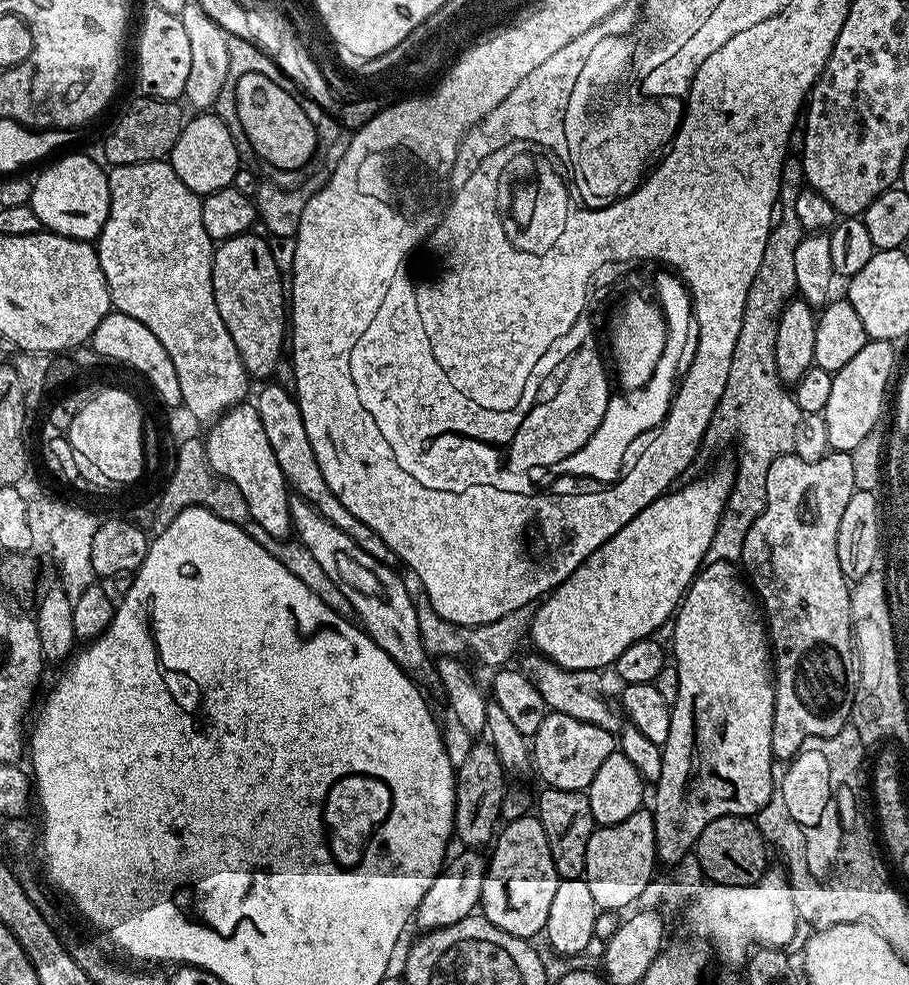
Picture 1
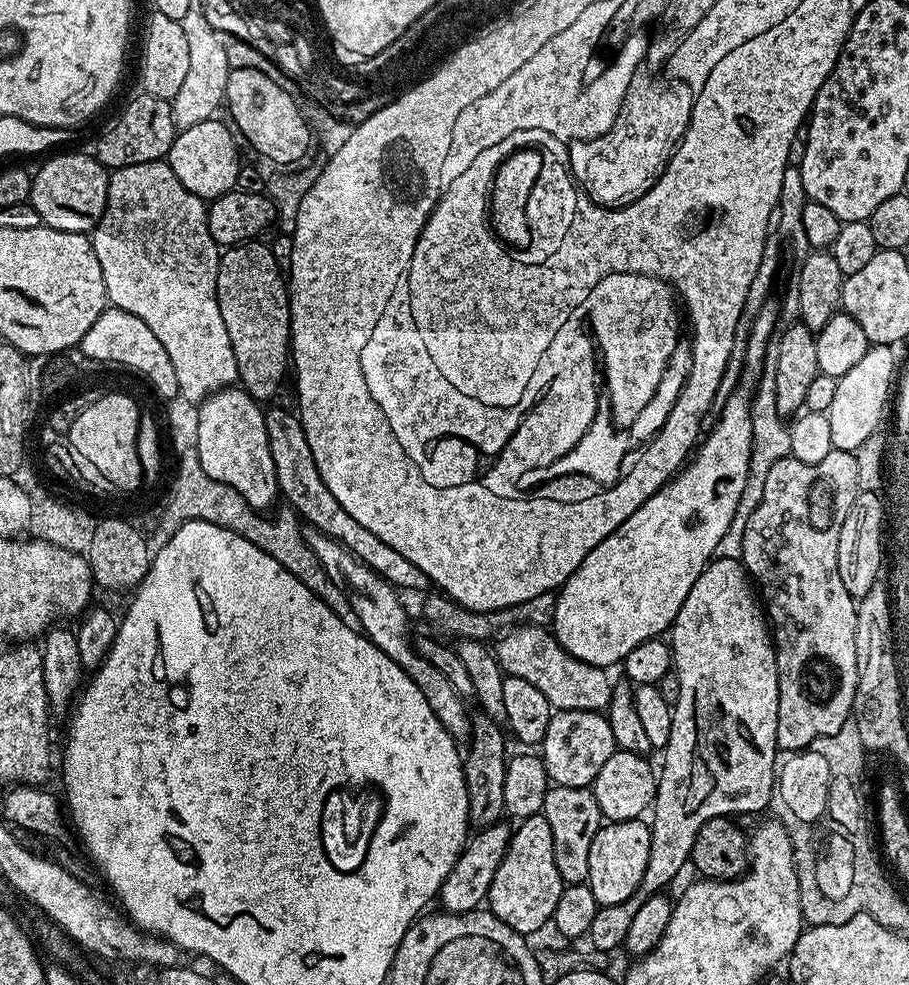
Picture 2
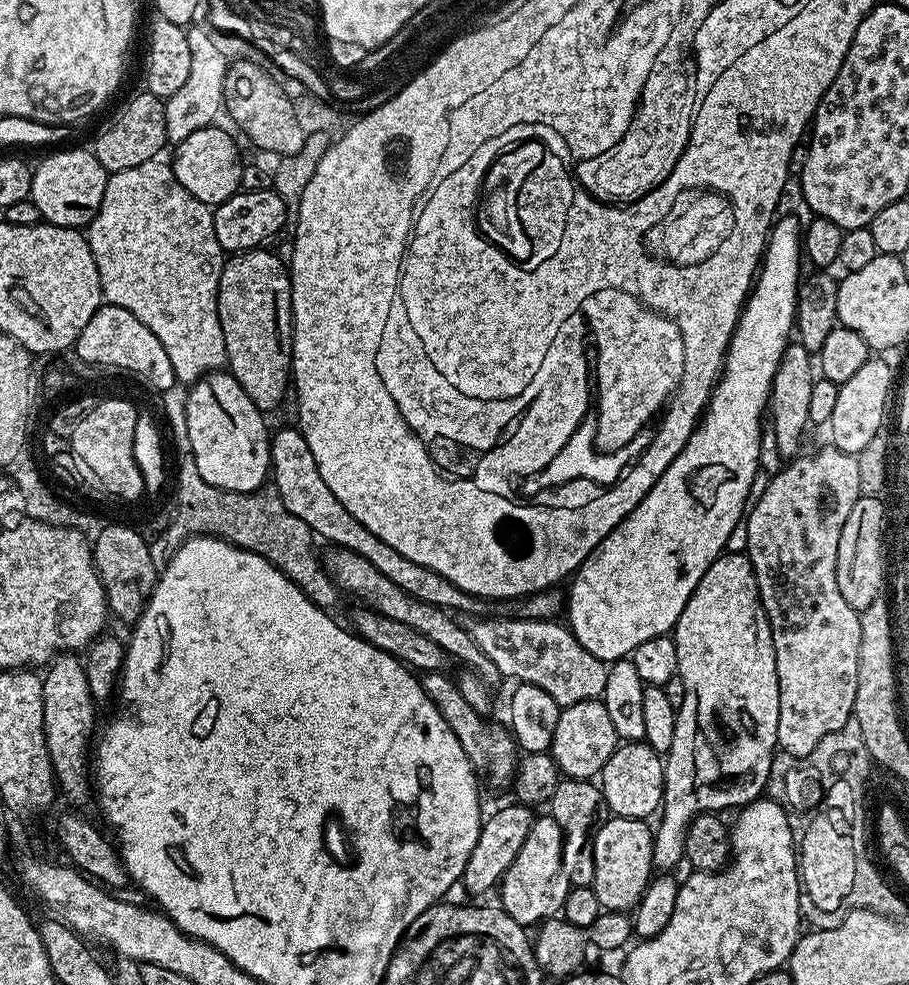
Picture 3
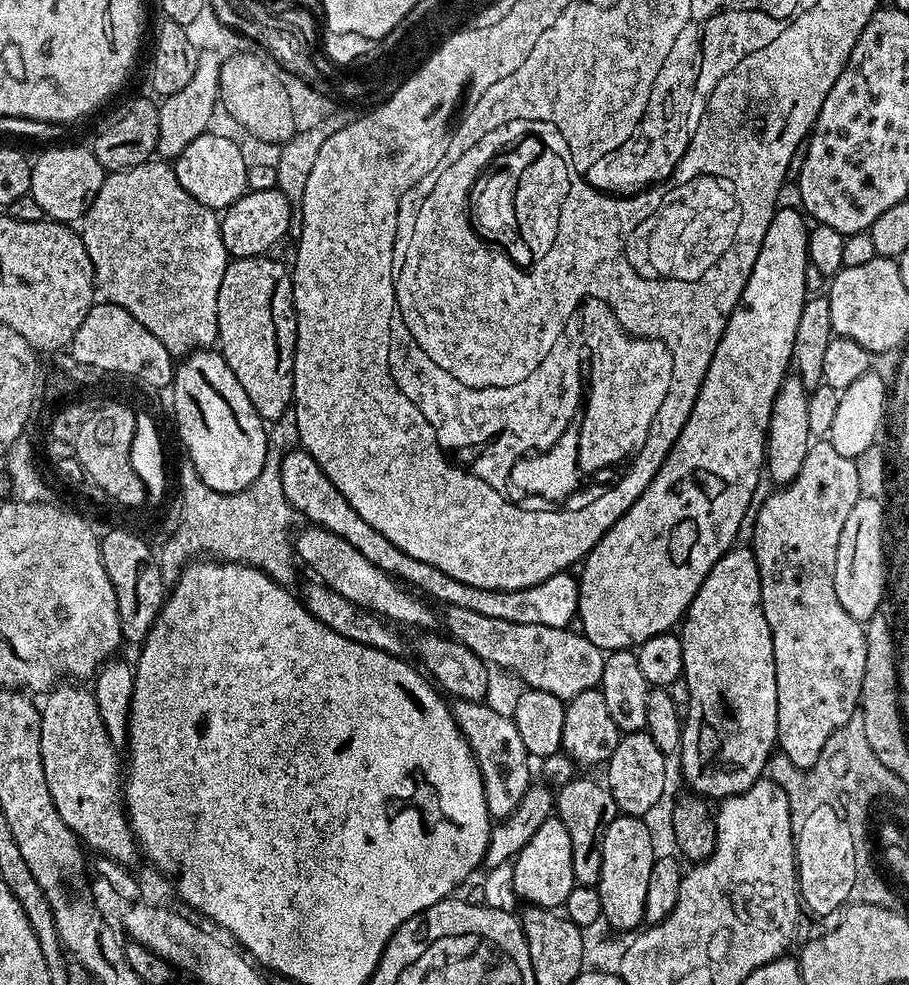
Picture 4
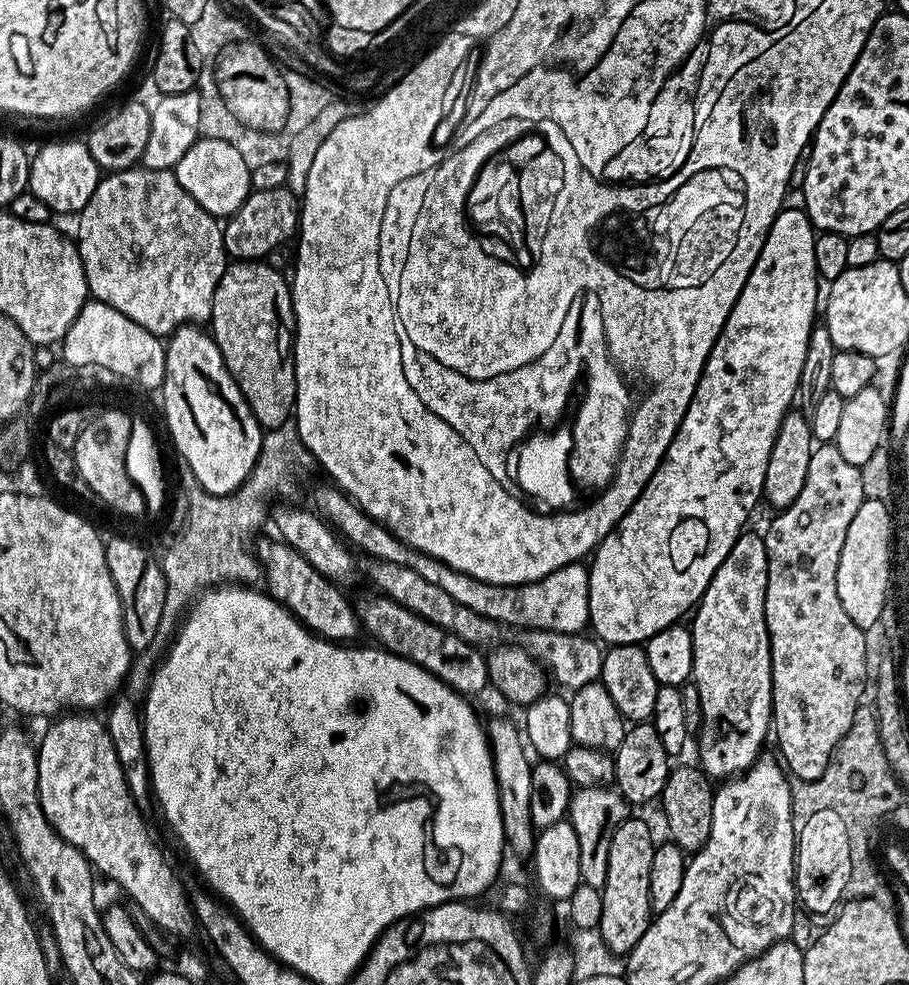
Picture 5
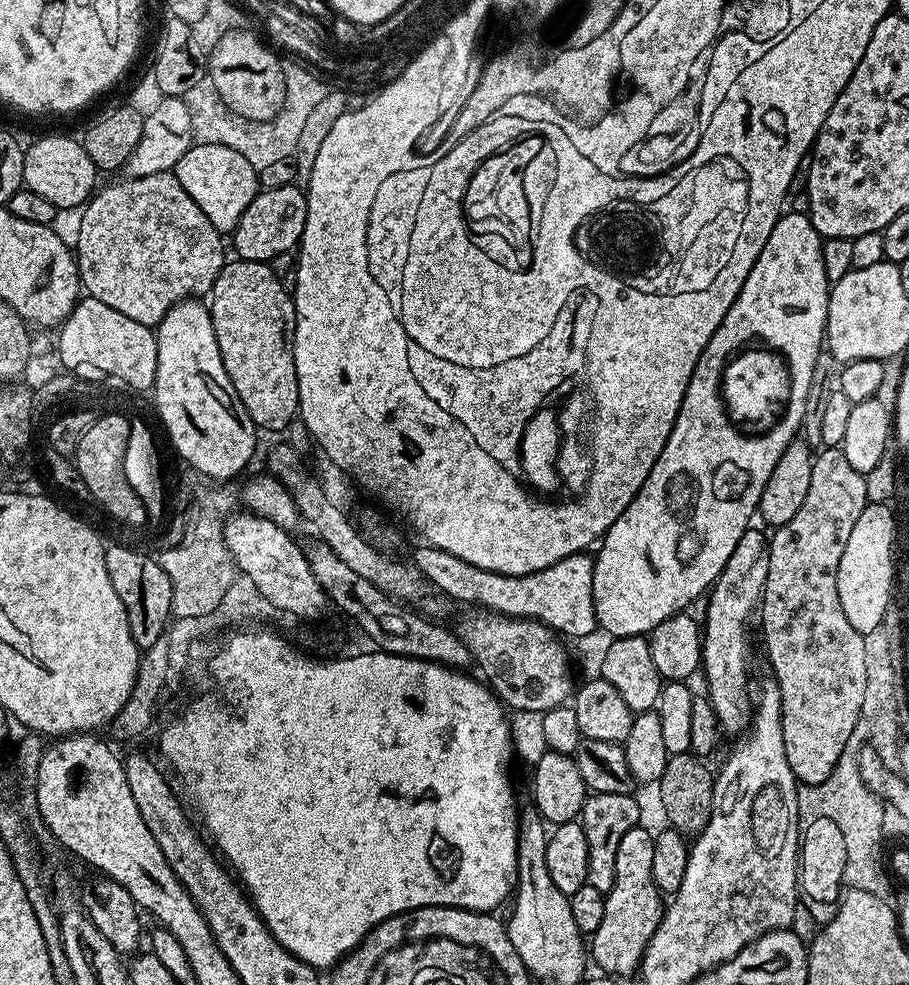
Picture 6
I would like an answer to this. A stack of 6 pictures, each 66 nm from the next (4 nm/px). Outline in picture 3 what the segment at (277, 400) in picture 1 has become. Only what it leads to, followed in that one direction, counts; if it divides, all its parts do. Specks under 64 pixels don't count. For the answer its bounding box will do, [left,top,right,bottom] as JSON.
[270,427,489,618]

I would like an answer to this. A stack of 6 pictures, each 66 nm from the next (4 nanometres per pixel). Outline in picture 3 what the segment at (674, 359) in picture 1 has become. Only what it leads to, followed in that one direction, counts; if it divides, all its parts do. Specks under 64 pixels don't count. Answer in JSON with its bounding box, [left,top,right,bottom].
[526,423,653,494]

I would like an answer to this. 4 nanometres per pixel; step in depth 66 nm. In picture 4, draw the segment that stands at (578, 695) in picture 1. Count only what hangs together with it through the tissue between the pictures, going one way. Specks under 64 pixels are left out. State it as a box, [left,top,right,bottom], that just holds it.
[442,606,606,700]

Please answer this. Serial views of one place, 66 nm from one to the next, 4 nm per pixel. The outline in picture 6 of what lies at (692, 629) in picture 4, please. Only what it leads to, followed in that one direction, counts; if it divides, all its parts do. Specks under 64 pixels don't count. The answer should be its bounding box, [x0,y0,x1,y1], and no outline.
[702,527,769,734]

